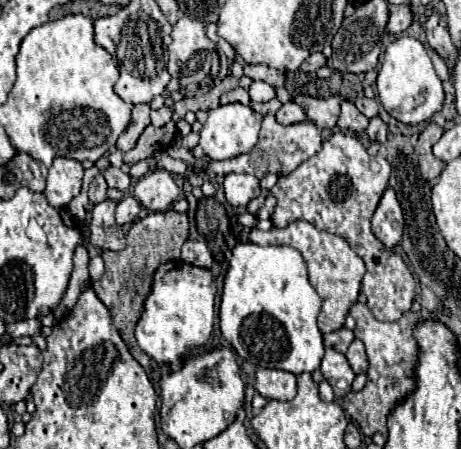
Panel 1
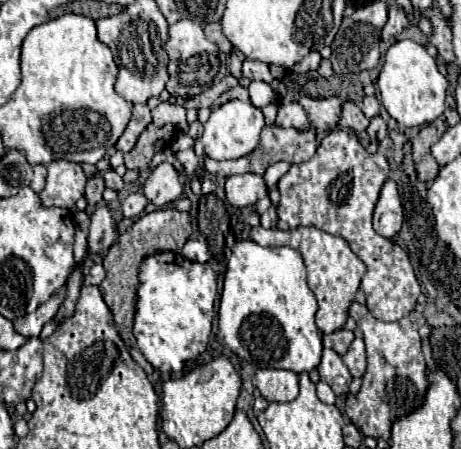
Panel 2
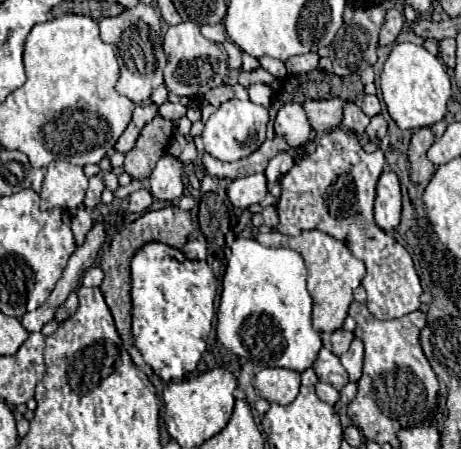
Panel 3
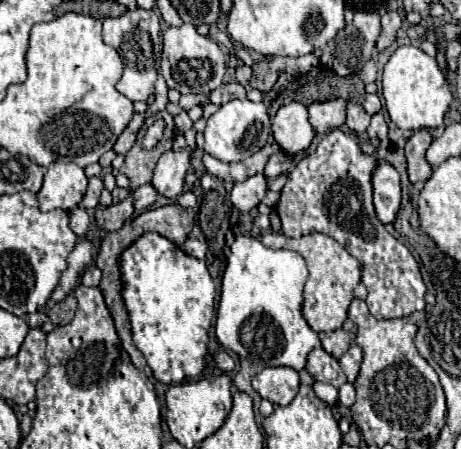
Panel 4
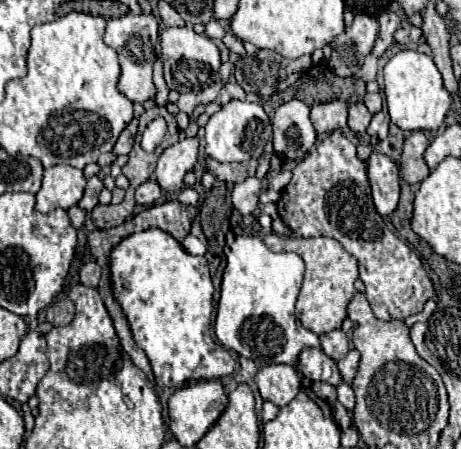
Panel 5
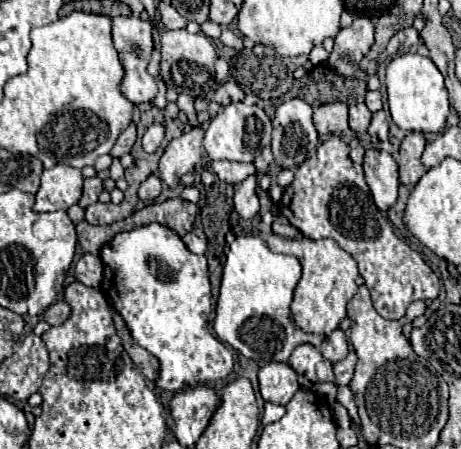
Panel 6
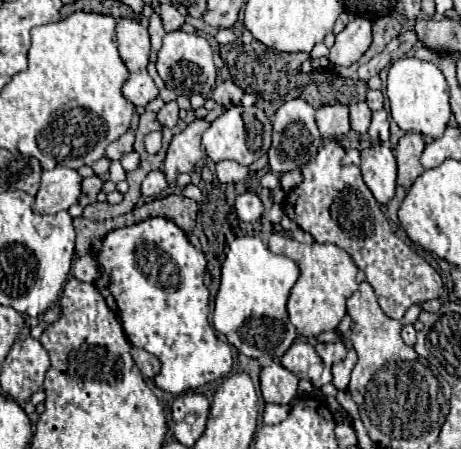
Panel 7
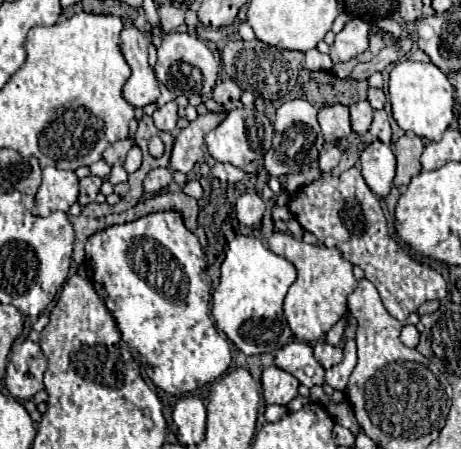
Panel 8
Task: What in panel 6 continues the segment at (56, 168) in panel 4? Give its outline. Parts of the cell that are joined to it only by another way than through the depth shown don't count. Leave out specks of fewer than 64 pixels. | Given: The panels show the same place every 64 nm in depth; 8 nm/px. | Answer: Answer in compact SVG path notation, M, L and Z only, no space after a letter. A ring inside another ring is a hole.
M58 164L42 172L42 184L36 194L36 212L68 210L82 196L84 176L78 168Z

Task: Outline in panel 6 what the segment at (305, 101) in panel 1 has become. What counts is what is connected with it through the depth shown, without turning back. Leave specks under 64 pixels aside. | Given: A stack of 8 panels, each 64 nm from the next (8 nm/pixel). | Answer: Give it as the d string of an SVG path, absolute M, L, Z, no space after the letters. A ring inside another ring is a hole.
M332 102L314 108L314 126L318 134L342 134L349 129L348 119L348 106L344 102Z

